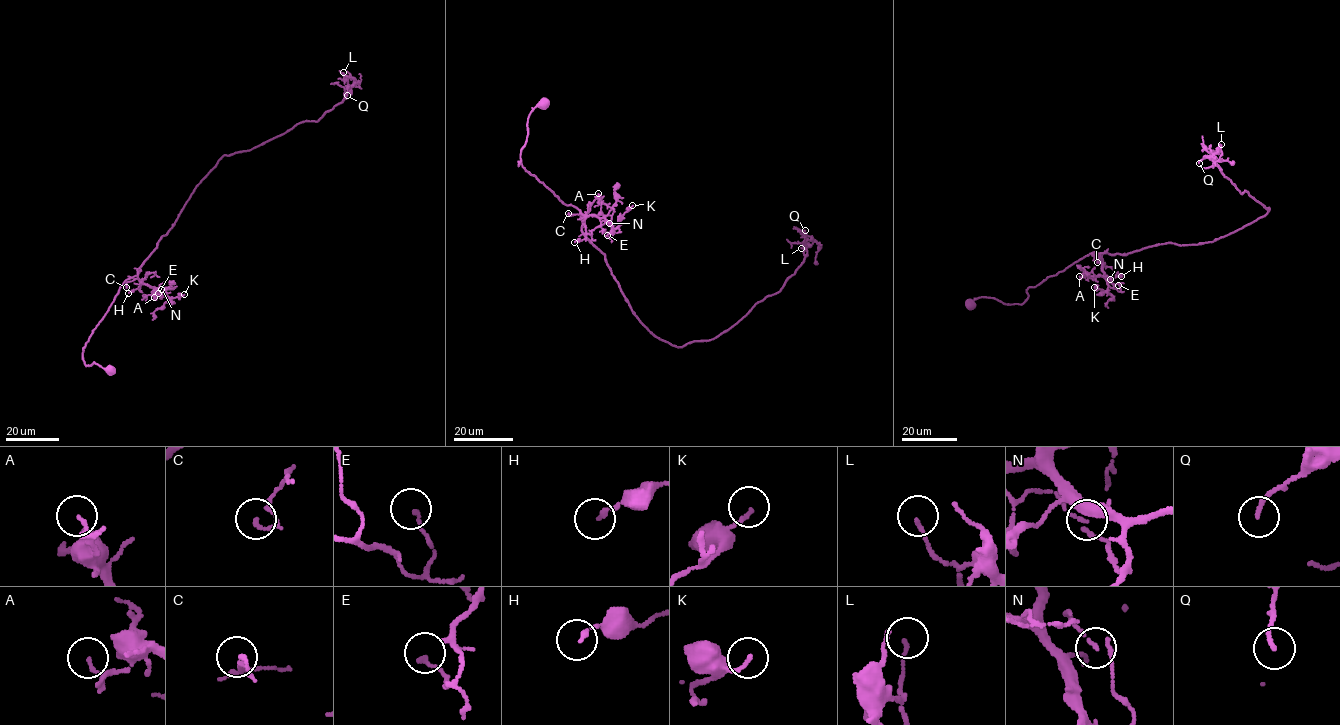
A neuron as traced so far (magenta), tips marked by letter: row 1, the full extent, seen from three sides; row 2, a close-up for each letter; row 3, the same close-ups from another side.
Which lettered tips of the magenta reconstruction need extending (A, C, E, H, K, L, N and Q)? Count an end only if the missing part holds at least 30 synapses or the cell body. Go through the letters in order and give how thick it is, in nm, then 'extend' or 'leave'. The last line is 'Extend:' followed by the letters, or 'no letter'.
A: calibre 110 nm; leave
C: calibre 120 nm; leave
E: calibre 150 nm; leave
H: calibre 150 nm; leave
K: calibre 120 nm; leave
L: calibre 110 nm; leave
N: calibre 70 nm; leave
Q: calibre 140 nm; leave
Extend: no letter

